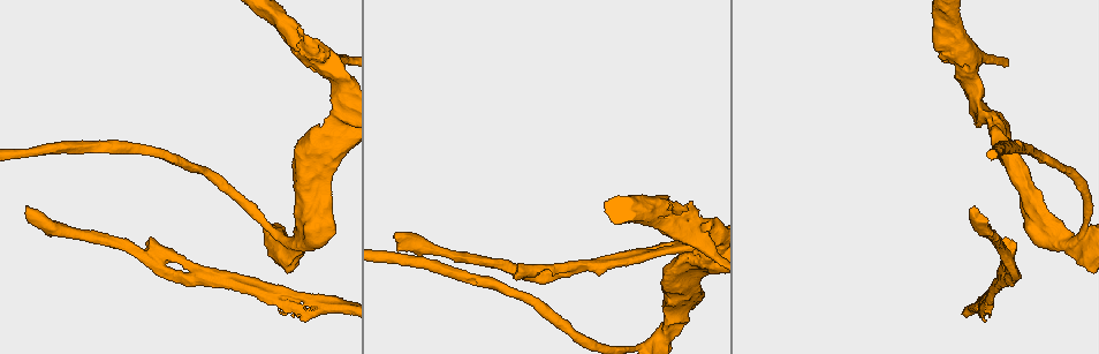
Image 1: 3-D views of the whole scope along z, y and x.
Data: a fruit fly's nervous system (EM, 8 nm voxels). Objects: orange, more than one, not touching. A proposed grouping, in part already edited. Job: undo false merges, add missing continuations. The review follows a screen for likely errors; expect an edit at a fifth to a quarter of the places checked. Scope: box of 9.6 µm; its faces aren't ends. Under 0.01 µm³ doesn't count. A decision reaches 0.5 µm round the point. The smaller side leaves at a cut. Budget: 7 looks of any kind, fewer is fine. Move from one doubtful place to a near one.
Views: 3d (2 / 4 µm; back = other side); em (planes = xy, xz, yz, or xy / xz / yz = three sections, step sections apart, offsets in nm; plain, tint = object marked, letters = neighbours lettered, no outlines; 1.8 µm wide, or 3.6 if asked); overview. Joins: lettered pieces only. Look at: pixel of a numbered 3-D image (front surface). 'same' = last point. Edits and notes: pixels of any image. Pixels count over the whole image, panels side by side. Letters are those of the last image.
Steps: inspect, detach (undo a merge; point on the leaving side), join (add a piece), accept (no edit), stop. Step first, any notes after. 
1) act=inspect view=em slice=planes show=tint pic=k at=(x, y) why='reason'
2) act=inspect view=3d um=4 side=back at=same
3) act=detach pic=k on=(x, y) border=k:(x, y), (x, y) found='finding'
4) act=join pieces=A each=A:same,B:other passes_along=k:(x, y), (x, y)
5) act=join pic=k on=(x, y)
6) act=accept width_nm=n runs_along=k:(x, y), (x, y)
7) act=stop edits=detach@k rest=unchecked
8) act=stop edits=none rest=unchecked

act=inspect view=3d um=2 pic=1 at=(25, 206) why='stops while still wide'

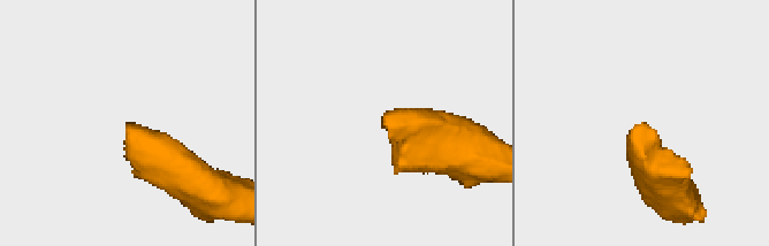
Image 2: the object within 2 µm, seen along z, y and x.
act=inspect view=em slice=xy step=8 show=plain pic=2 at=(386, 117) why='now the EM'

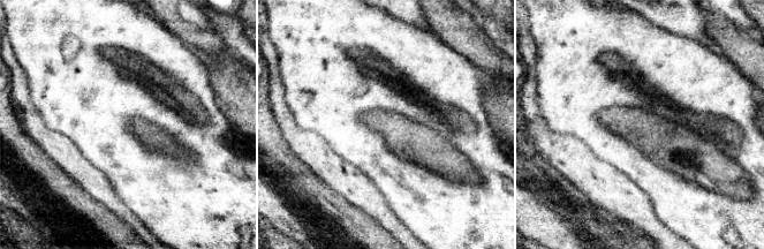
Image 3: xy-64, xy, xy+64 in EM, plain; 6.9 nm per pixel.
act=inspect view=em slice=xy step=8 show=letters at=same why='see the neighbours'

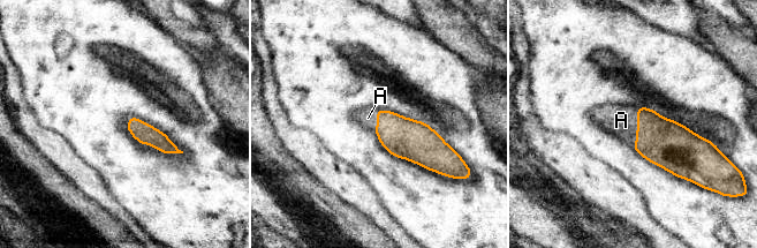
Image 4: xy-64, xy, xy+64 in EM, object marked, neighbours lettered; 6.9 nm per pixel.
act=join pieces=A each=A:same found='the cell continues'

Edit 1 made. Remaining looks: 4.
act=inspect view=3d um=2 pic=1 at=(255, 287)

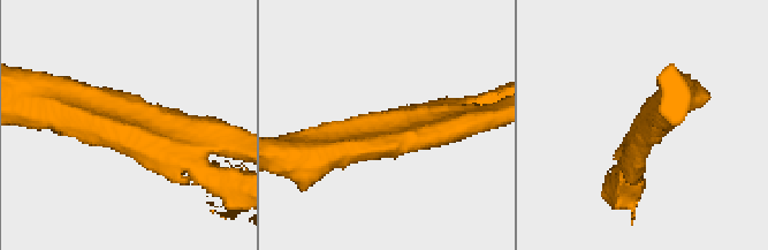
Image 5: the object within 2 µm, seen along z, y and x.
act=inspect view=em slice=planes show=tint pic=5 at=(384, 126) arms=3 arm_widths_nm=200,220,280 why='need the tissue'

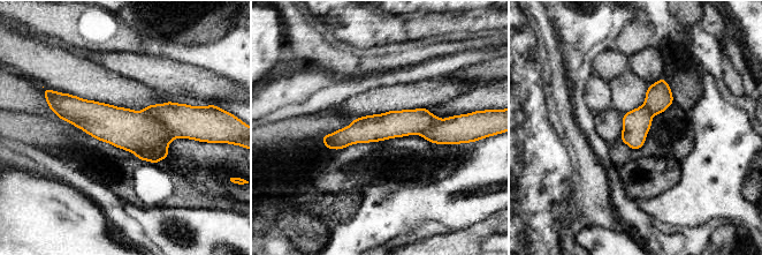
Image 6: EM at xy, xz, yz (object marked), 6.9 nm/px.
act=inspect view=em slice=planes show=letters at=same why='see the neighbours'

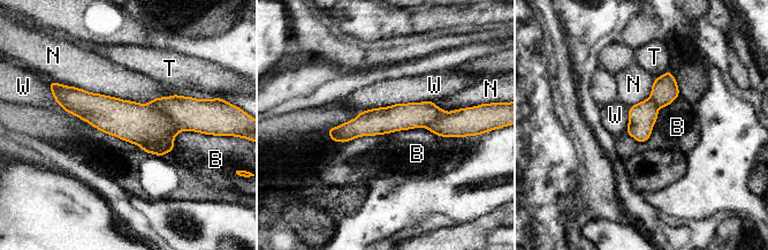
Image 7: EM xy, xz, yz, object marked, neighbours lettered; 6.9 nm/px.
act=detach pic=7 on=(202, 115) width_nm=190 each=B:other,N:other,T:other,W:other border=7:(150, 104), (183, 129) found='a second cell is stuck on'

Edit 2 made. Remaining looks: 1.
act=stop edits=join@4,detach@7 rest=unchecked

